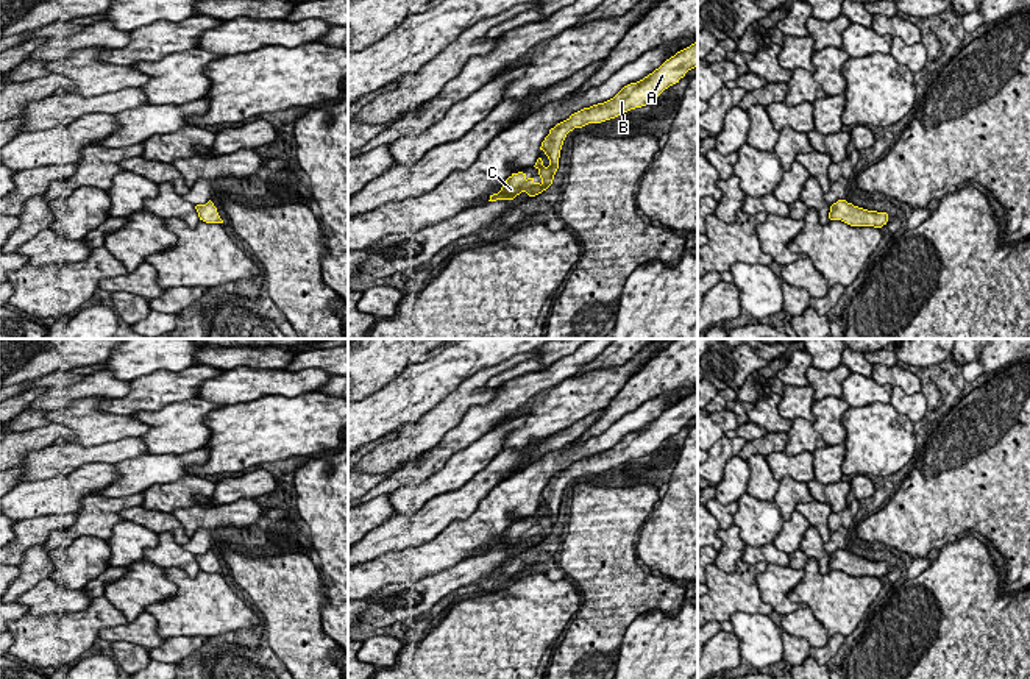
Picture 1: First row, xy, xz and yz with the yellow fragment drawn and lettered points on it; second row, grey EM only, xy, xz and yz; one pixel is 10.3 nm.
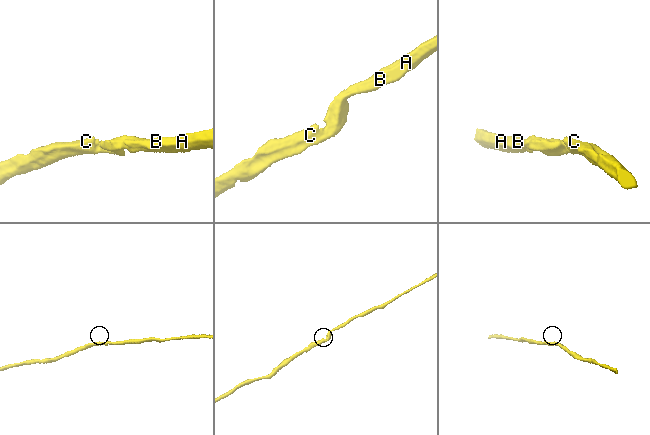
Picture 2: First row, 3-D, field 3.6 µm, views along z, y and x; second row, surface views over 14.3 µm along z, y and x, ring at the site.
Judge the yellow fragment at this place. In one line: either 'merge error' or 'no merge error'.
no merge error

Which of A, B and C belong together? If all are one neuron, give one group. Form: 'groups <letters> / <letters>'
groups A B C

